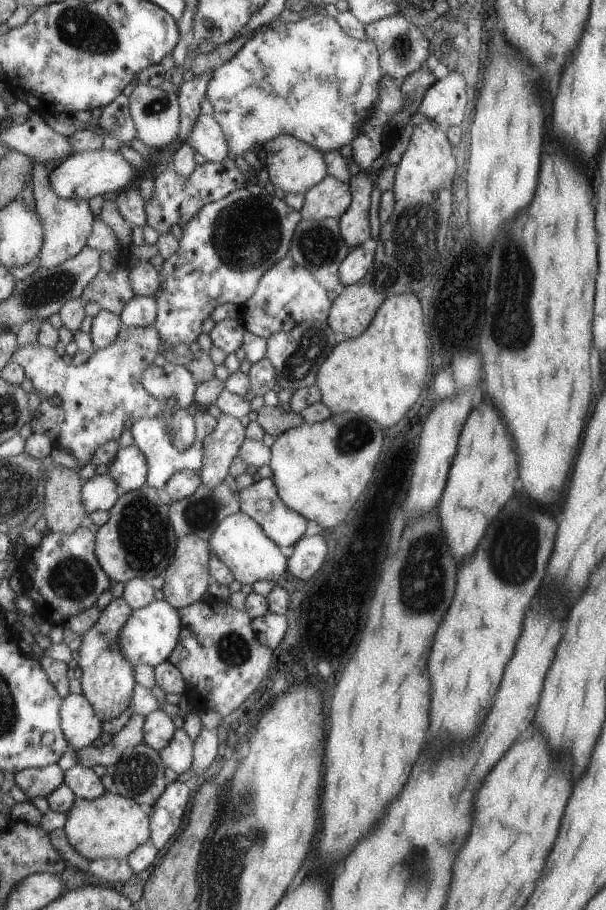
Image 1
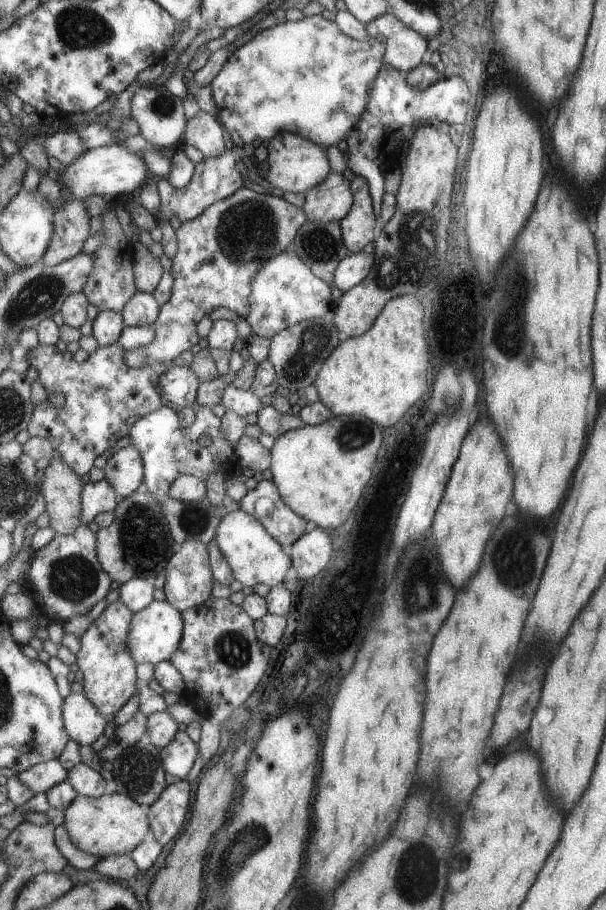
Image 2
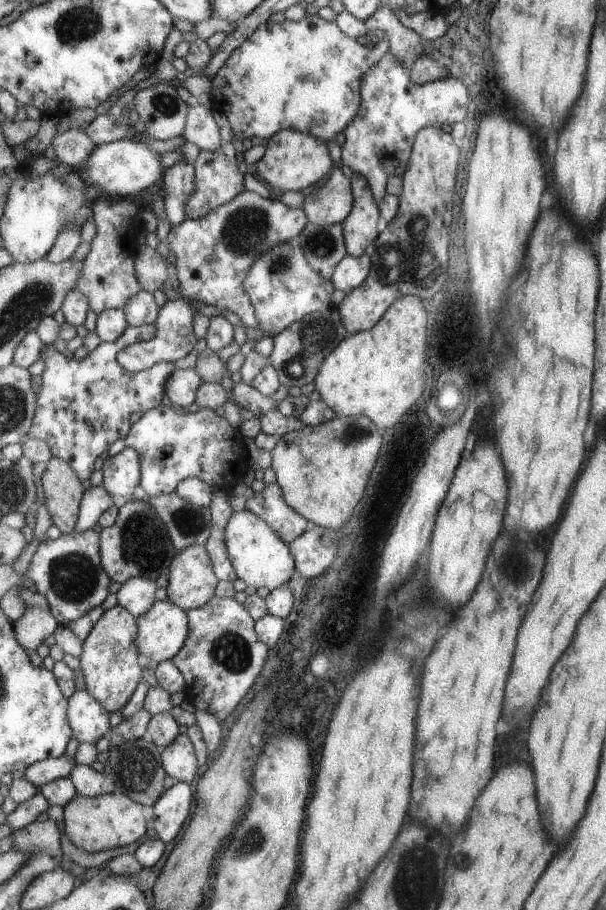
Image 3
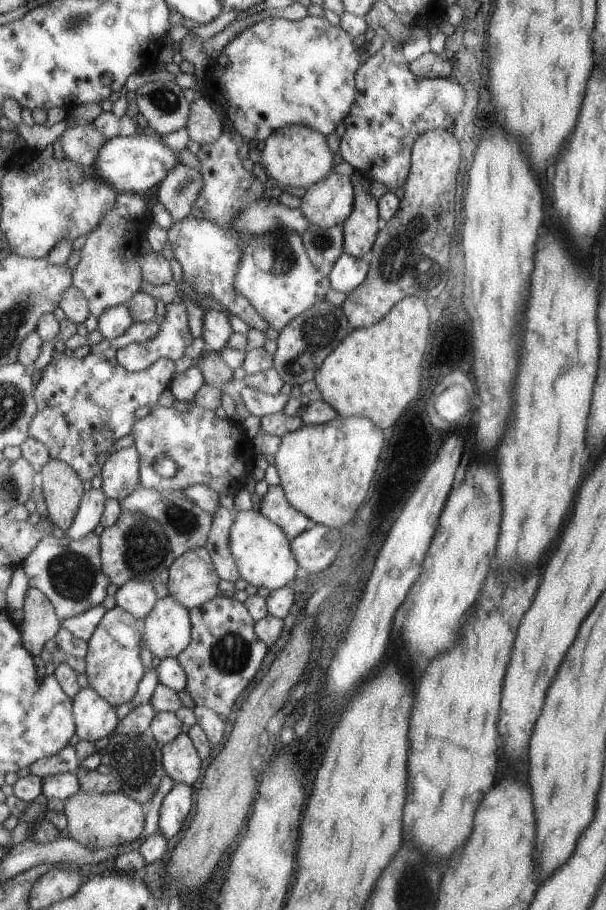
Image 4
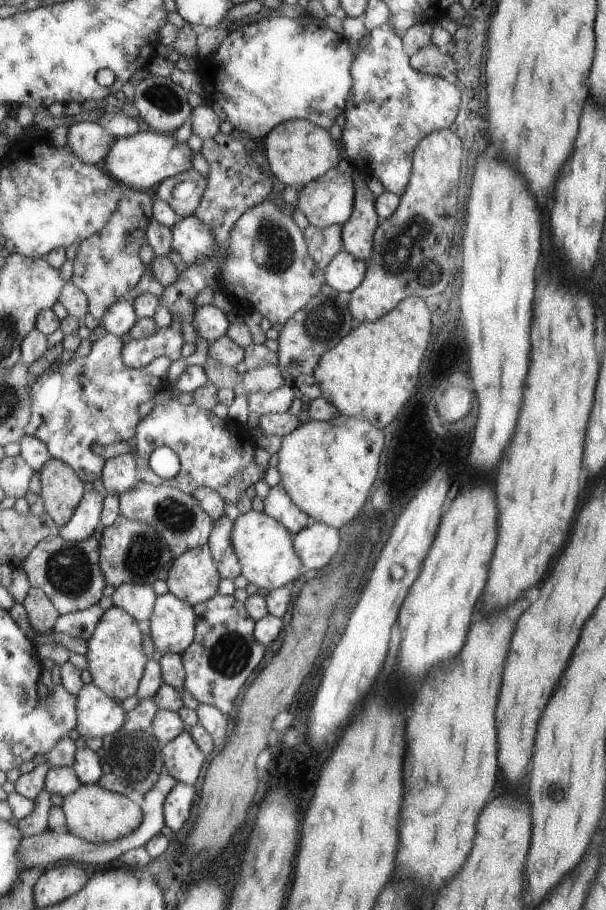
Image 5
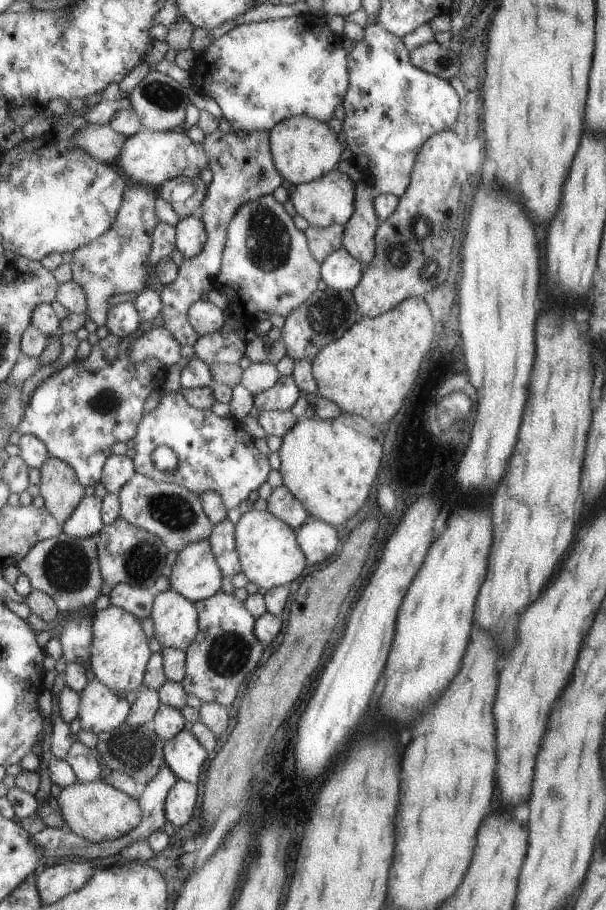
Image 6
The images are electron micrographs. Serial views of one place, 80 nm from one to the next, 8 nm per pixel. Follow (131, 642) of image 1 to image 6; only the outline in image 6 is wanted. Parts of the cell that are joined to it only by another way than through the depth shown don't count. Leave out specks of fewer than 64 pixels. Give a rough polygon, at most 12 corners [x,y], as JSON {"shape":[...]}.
{"shape":[[173,588],[151,620],[162,648],[186,651],[199,632],[196,603]]}

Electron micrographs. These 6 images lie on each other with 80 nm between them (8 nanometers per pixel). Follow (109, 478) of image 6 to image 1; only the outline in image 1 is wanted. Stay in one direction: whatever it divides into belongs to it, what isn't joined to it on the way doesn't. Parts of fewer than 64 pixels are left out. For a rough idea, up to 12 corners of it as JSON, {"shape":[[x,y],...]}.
{"shape":[[139,446],[119,448],[107,464],[121,495],[148,482],[149,459]]}

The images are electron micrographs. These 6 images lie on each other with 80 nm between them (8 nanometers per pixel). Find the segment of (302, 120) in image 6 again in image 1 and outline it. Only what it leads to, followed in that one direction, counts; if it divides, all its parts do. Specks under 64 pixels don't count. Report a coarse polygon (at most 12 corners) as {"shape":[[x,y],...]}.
{"shape":[[291,135],[259,146],[268,187],[303,194],[325,154]]}

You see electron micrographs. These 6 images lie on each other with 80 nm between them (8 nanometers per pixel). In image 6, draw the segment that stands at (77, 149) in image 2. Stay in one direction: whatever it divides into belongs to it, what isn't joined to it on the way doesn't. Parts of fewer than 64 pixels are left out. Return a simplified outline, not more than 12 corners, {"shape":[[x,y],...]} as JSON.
{"shape":[[89,123],[74,139],[93,158],[115,165],[127,137]]}

